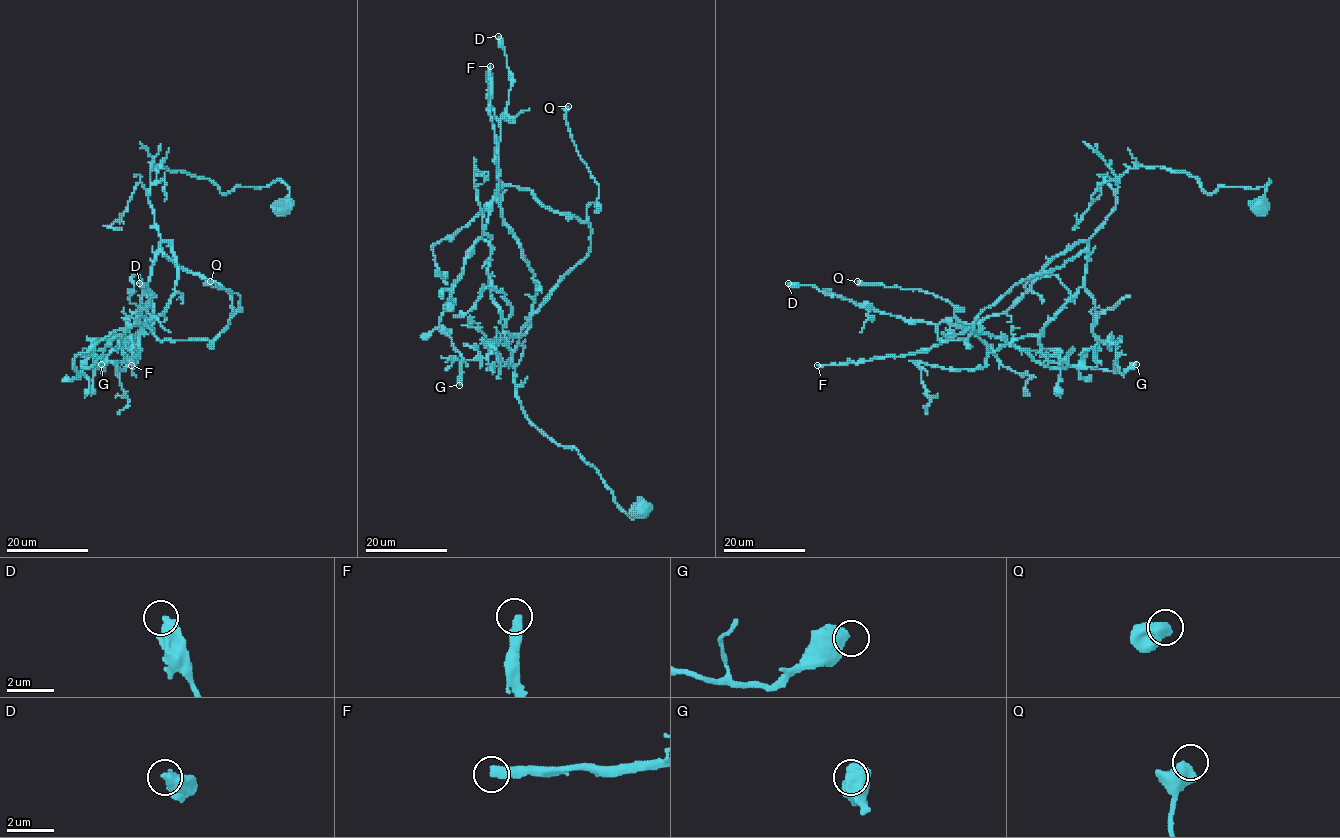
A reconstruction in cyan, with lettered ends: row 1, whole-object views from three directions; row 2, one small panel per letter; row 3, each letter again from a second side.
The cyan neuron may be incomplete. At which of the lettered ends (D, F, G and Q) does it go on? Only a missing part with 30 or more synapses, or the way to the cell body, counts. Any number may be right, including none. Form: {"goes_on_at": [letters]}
{"goes_on_at": ["F"]}

